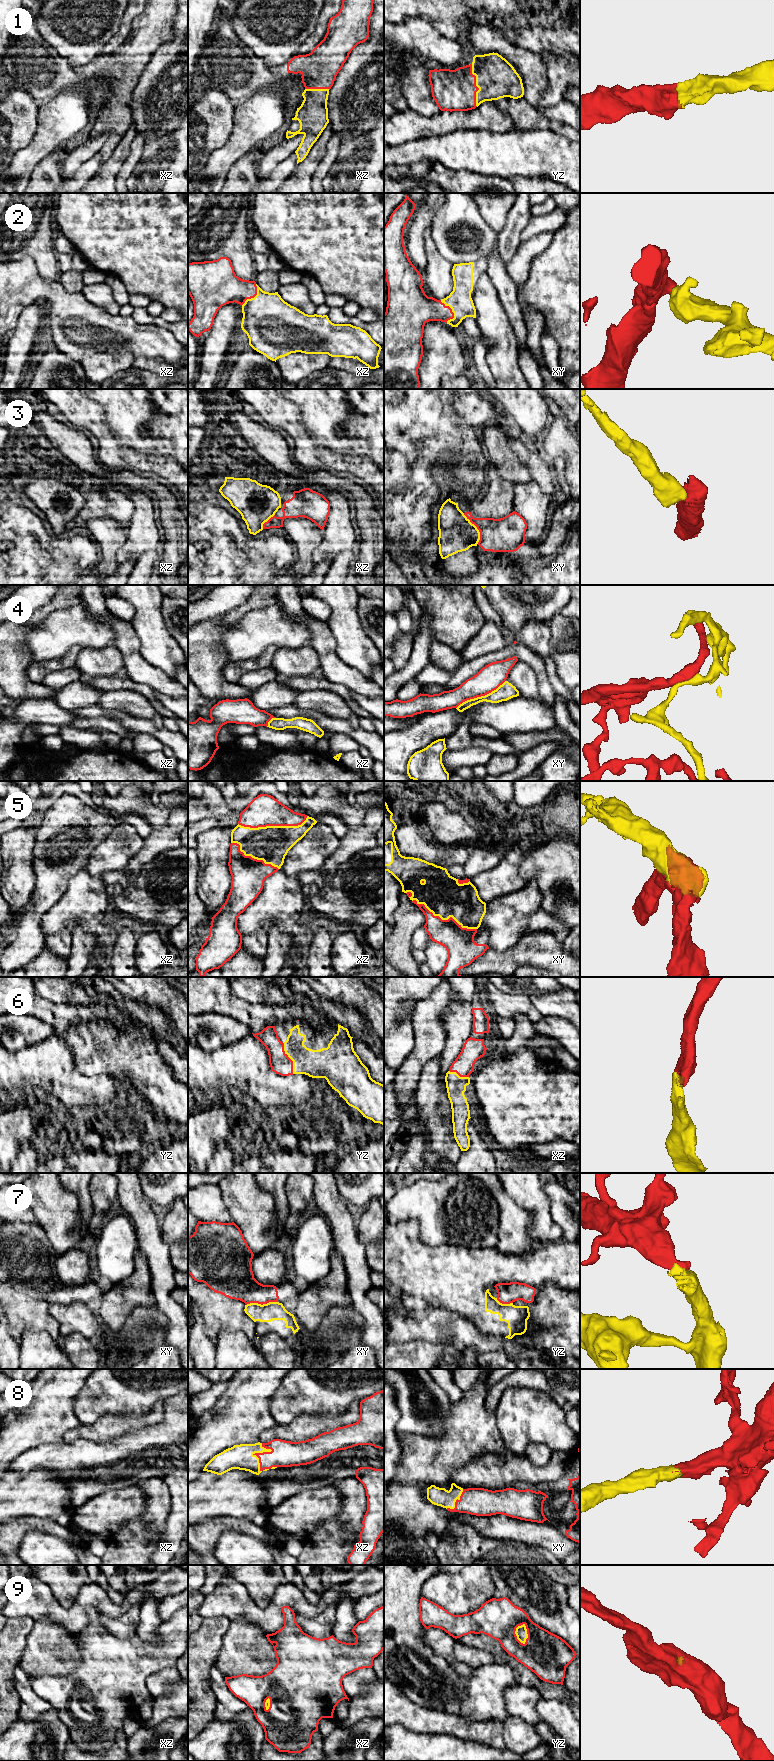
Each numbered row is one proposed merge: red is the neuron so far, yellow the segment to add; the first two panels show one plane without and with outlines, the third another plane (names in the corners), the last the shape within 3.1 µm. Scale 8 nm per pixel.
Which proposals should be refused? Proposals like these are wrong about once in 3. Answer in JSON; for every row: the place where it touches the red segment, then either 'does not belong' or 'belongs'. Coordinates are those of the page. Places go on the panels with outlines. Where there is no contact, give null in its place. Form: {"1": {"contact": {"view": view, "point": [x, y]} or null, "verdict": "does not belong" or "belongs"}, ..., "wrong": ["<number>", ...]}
{"1": {"contact": {"view": "yz", "point": [475, 85]}, "verdict": "belongs"}, "2": {"contact": {"view": "xy", "point": [451, 311]}, "verdict": "belongs"}, "3": {"contact": {"view": "xy", "point": [477, 528]}, "verdict": "does not belong"}, "4": {"contact": {"view": "xy", "point": [480, 696]}, "verdict": "belongs"}, "5": {"contact": {"view": "xz", "point": [273, 825]}, "verdict": "belongs"}, "6": {"contact": {"view": "yz", "point": [289, 1058]}, "verdict": "belongs"}, "7": {"contact": {"view": "xy", "point": [261, 1304]}, "verdict": "does not belong"}, "8": {"contact": {"view": "xz", "point": [260, 1453]}, "verdict": "belongs"}, "9": {"contact": {"view": "yz", "point": [527, 1633]}, "verdict": "belongs"}, "wrong": ["3", "7"]}

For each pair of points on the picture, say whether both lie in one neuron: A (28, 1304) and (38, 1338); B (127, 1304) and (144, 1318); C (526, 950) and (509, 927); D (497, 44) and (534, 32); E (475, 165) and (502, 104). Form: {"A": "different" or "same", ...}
{"A": "different", "B": "different", "C": "different", "D": "different", "E": "different"}

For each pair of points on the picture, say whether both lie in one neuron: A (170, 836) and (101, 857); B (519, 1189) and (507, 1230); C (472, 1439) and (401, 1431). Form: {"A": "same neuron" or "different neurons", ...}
{"A": "different neurons", "B": "different neurons", "C": "different neurons"}

